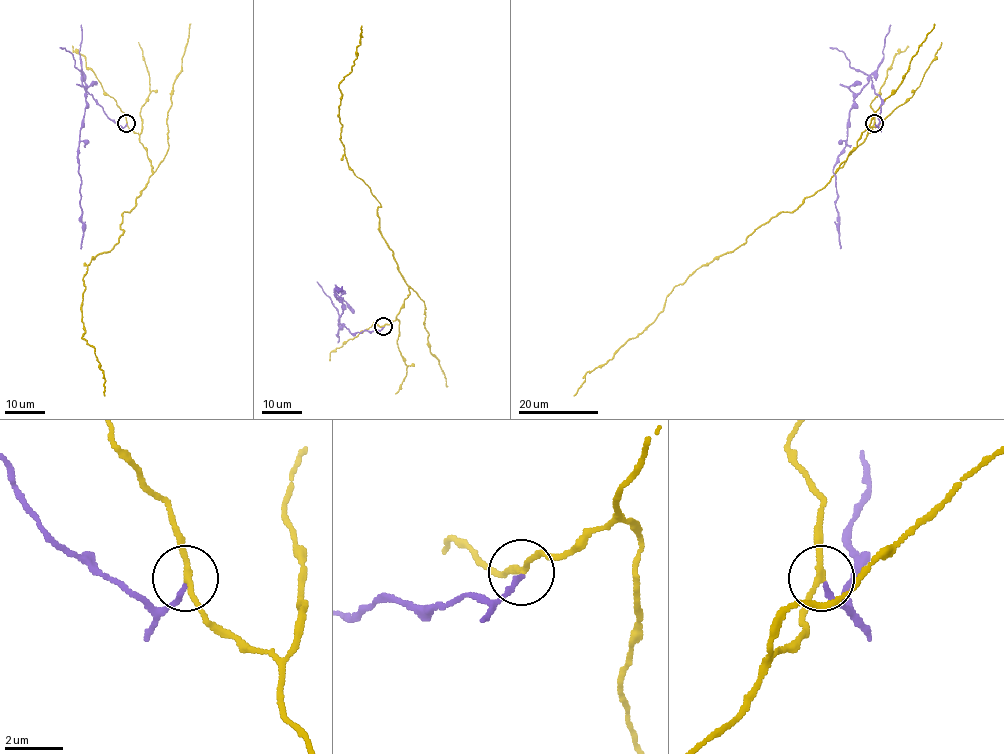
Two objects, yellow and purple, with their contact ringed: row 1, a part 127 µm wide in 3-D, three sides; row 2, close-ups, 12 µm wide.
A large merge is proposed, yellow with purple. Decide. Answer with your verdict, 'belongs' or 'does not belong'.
does not belong

